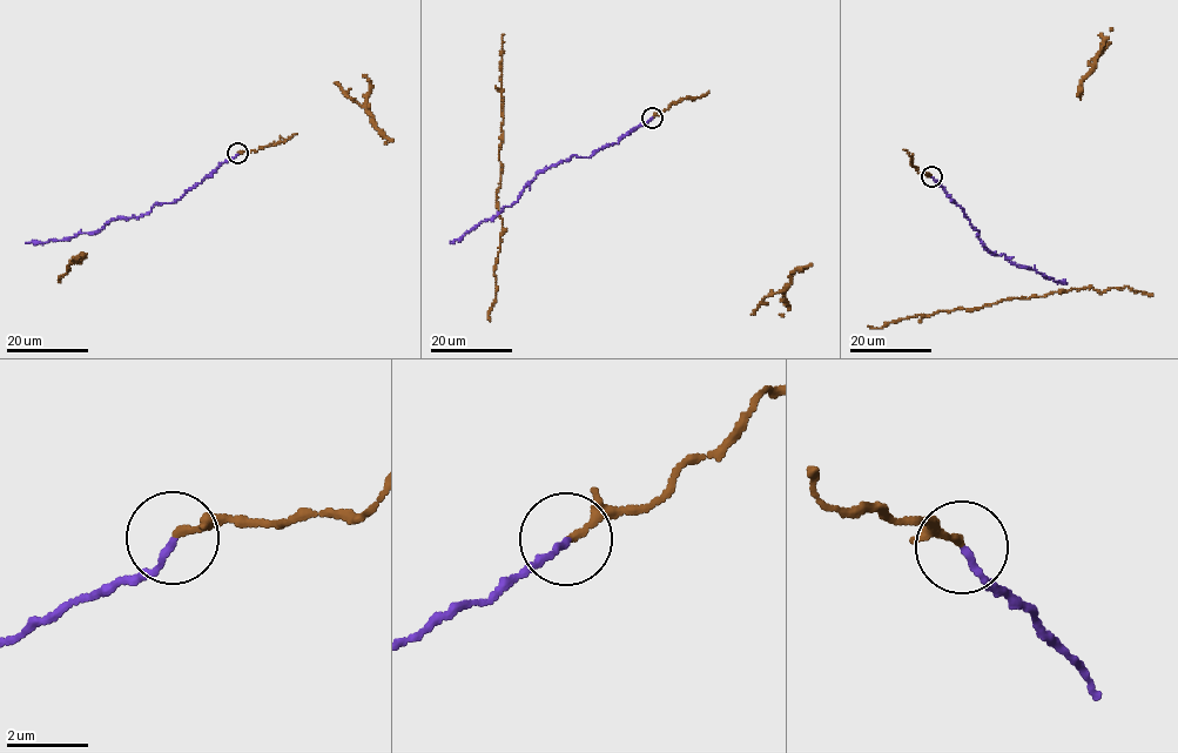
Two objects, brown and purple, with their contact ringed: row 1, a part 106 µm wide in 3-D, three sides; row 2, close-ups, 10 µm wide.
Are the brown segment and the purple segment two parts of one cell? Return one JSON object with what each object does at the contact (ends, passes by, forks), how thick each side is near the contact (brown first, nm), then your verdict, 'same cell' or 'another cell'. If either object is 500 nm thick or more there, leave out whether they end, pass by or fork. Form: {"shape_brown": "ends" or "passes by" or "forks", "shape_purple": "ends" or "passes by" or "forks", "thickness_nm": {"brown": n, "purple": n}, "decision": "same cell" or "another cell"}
{"shape_brown": "ends", "shape_purple": "ends", "thickness_nm": {"brown": 160, "purple": 150}, "decision": "same cell"}

